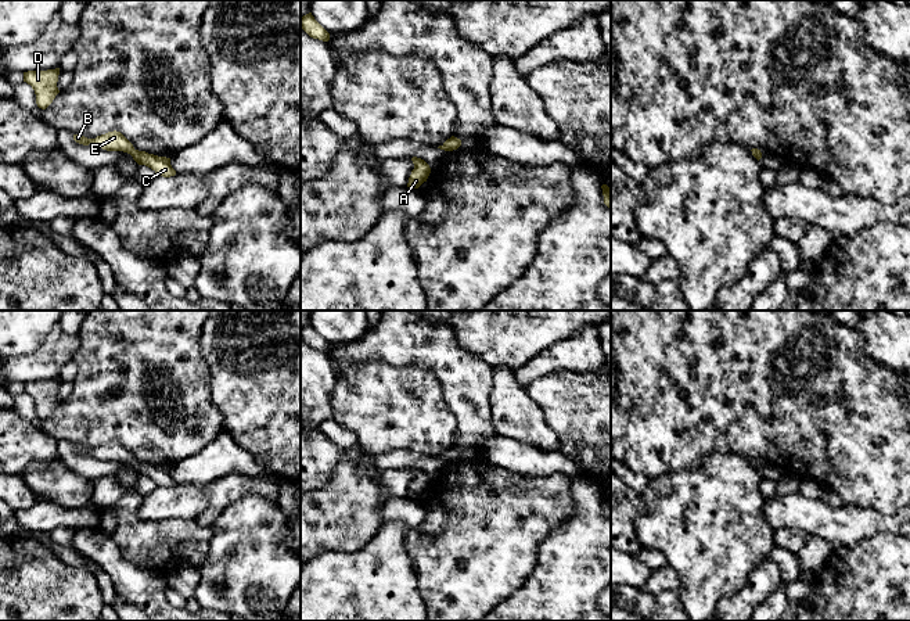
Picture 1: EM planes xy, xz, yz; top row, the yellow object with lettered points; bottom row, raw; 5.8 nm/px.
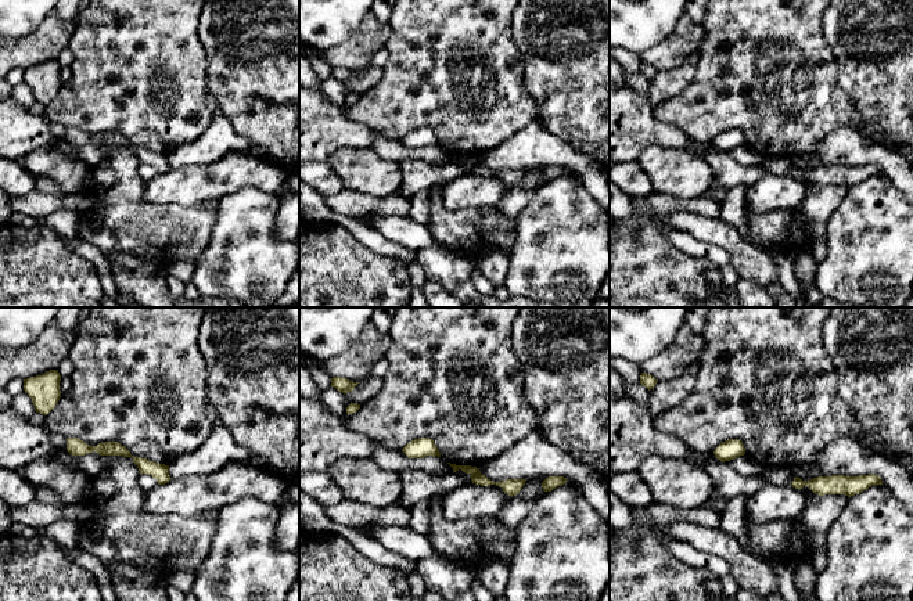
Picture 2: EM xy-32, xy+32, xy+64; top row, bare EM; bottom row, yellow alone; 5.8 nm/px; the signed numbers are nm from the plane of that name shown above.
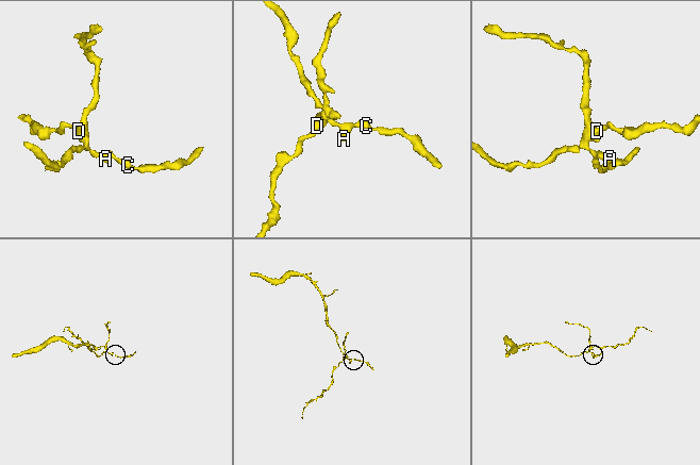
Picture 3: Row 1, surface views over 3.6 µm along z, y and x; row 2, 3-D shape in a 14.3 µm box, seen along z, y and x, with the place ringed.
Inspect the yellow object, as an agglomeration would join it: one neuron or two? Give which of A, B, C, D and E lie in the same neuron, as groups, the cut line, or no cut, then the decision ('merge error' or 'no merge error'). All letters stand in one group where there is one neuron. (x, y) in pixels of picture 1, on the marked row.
A B C D E | no cut | no merge error

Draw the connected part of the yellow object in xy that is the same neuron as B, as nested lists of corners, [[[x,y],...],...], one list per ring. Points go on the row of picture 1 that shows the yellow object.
[[[108,132],[97,136],[96,139],[87,139],[80,134],[73,134],[73,140],[83,146],[94,146],[107,151],[123,151],[133,157],[139,165],[151,168],[158,176],[170,177],[176,175],[176,170],[170,165],[170,158],[158,157],[145,151],[139,151],[121,132]]]

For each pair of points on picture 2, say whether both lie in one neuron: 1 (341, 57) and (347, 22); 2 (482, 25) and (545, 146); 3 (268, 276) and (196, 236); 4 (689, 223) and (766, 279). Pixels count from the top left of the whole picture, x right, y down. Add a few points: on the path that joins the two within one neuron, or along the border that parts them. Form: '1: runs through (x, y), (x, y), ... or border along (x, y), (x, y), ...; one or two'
1: border along (365, 15), (347, 39), (331, 47), (315, 50); two
2: border along (538, 119), (504, 140); two
3: border along (216, 211), (211, 240), (196, 261); two
4: runs through (708, 230), (721, 233), (747, 259); one

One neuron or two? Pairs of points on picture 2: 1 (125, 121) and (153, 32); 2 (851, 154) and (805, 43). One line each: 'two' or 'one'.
1: one
2: two

